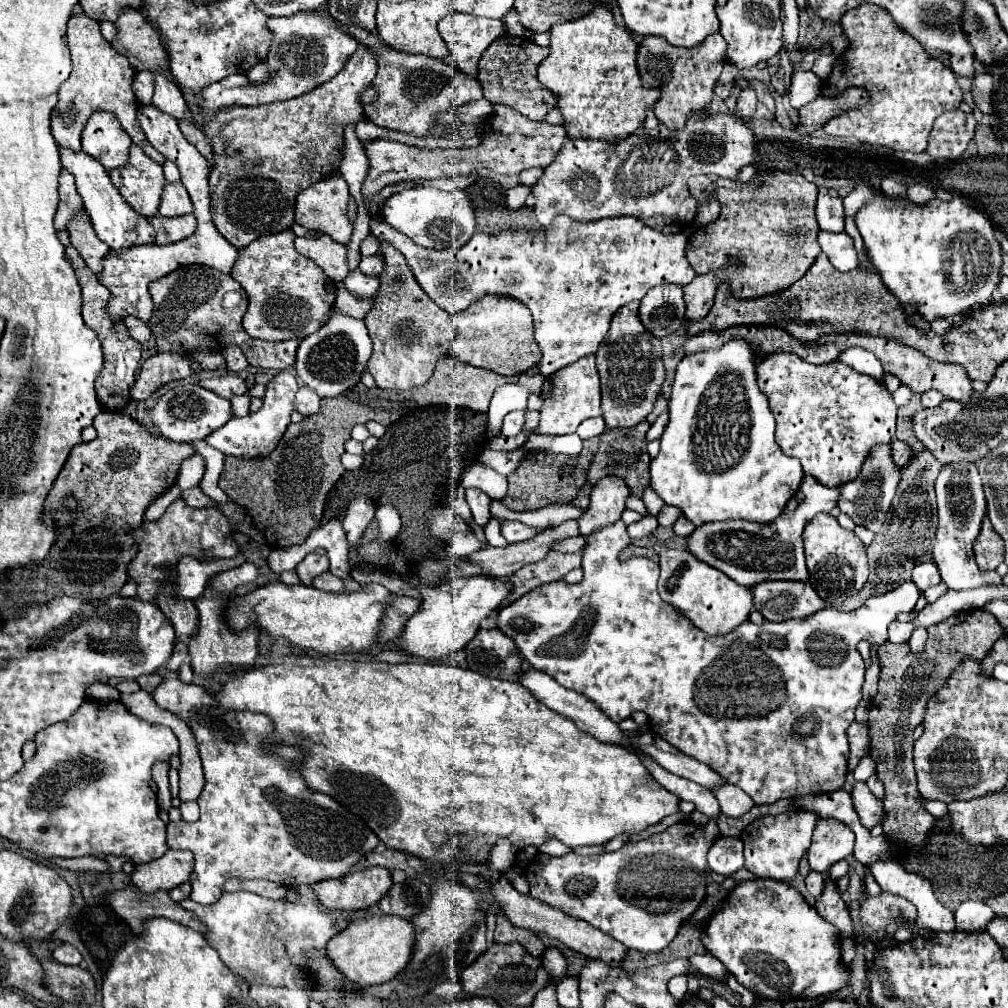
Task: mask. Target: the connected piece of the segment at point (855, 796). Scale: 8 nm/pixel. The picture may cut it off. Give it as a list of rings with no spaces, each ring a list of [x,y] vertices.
[[[856,783],[854,791],[852,791],[852,801],[856,807],[856,813],[860,817],[860,823],[866,829],[874,829],[876,825],[882,825],[884,821],[884,805],[880,799],[876,799],[876,795],[868,789],[866,783]]]

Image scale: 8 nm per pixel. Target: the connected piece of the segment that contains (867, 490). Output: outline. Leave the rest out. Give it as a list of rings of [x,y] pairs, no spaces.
[[[878,445],[876,449],[870,451],[870,457],[862,463],[862,469],[858,477],[842,487],[838,487],[838,509],[848,513],[856,525],[862,525],[874,533],[880,531],[884,525],[884,515],[890,507],[890,501],[894,497],[894,491],[898,487],[902,469],[894,469],[894,457],[890,459],[890,445]]]

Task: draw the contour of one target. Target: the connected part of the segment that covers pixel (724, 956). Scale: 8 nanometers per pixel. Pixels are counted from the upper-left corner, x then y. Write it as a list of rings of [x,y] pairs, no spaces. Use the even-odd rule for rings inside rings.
[[[754,879],[738,883],[738,887],[726,897],[722,909],[716,911],[704,927],[702,941],[708,953],[720,959],[740,985],[766,1001],[790,1001],[806,995],[816,999],[844,989],[850,981],[850,965],[842,965],[838,929],[822,919],[792,885],[782,881]]]

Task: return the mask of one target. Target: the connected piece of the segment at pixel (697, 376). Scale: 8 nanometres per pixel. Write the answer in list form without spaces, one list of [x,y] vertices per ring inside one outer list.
[[[744,337],[730,339],[718,349],[698,351],[680,359],[670,395],[670,423],[660,439],[660,453],[650,463],[652,489],[664,503],[680,507],[694,523],[746,519],[754,523],[774,521],[796,495],[804,471],[798,459],[782,453],[774,441],[774,415],[768,407],[768,397],[758,389],[756,359],[758,347]]]

